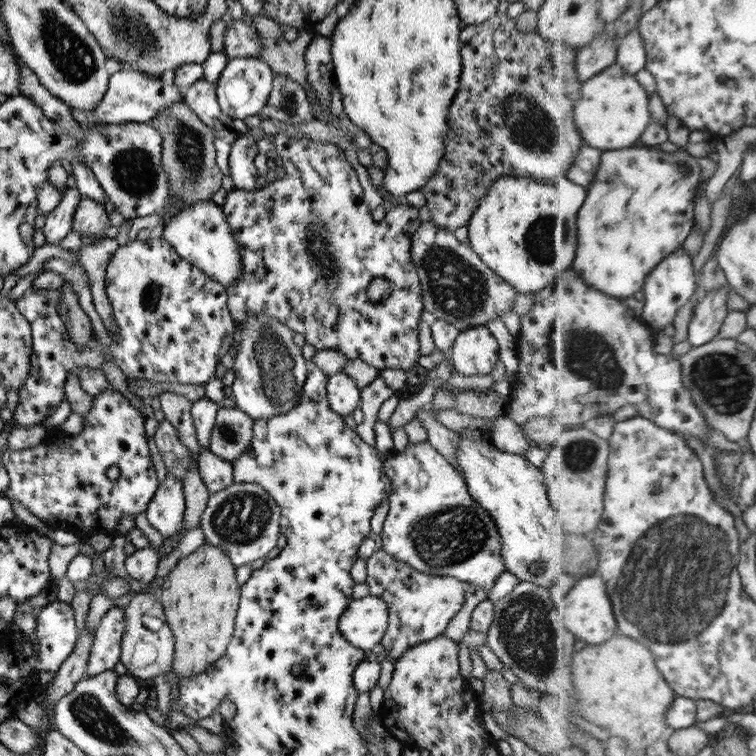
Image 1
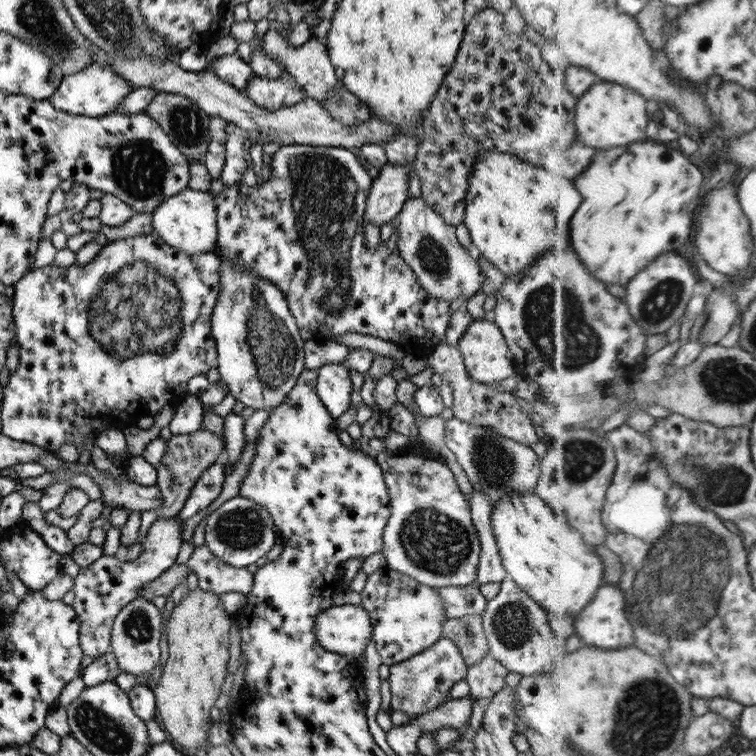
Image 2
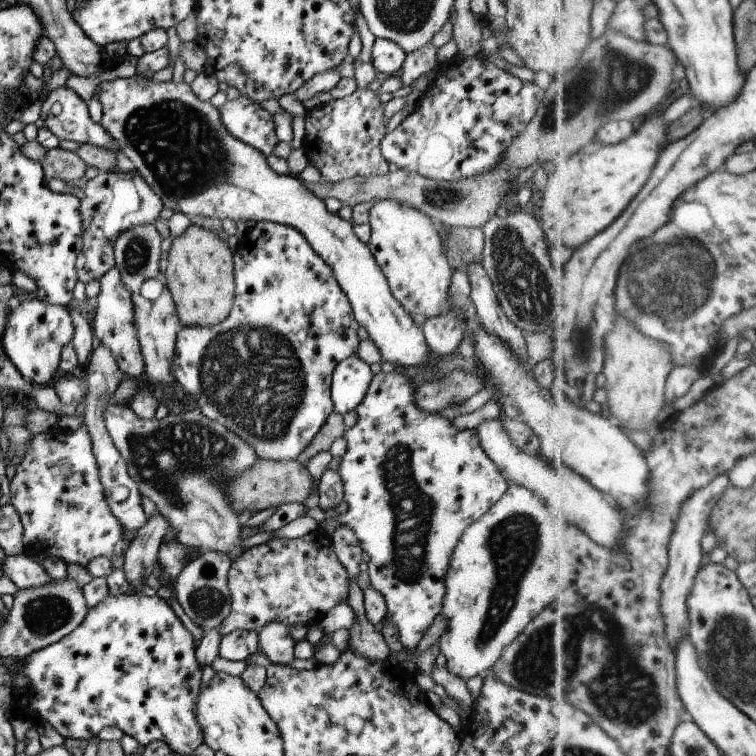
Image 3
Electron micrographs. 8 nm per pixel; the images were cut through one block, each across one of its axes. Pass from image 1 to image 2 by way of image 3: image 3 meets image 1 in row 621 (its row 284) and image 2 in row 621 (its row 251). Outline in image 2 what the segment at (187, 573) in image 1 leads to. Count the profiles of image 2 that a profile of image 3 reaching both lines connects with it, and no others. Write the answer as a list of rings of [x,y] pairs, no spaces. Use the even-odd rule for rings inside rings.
[[[200,588],[189,591],[186,598],[174,606],[170,621],[167,623],[167,639],[169,642],[169,658],[164,664],[163,673],[157,683],[152,683],[152,690],[156,698],[158,716],[162,720],[164,731],[170,734],[170,740],[186,750],[198,750],[208,746],[208,731],[211,729],[210,708],[221,694],[225,682],[230,655],[228,647],[228,633],[232,616],[224,611],[224,606],[218,595],[202,591]]]

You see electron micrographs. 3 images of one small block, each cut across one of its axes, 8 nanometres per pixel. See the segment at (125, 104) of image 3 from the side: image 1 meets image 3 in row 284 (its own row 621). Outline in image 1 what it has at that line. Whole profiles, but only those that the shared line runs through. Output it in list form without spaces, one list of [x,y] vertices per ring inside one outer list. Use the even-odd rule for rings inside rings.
[[[366,596],[360,600],[352,600],[347,606],[346,611],[338,621],[338,630],[344,635],[344,638],[352,643],[352,646],[362,650],[374,648],[380,644],[388,627],[388,605],[382,598]]]

